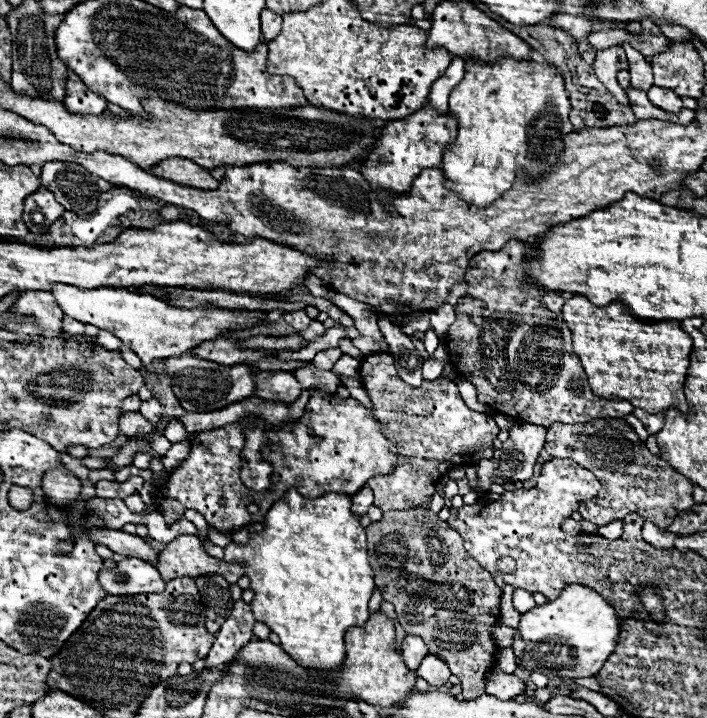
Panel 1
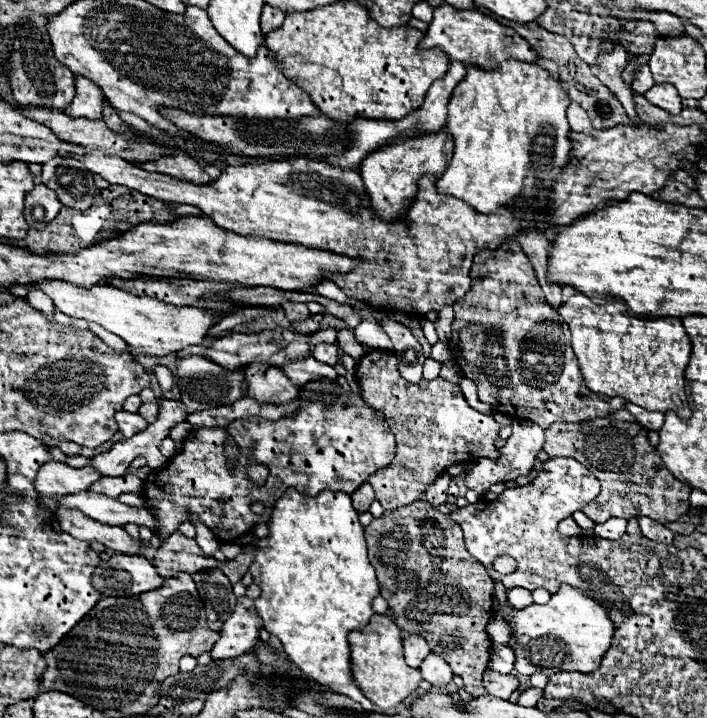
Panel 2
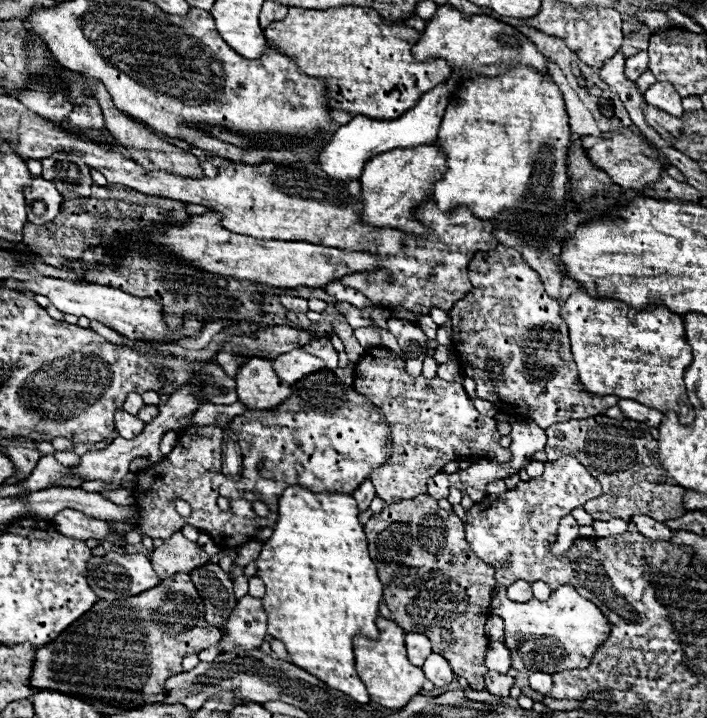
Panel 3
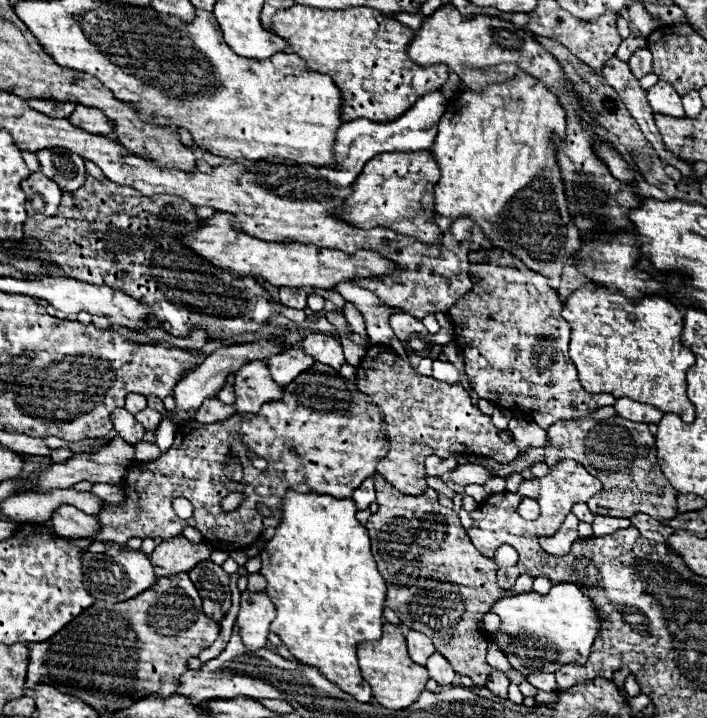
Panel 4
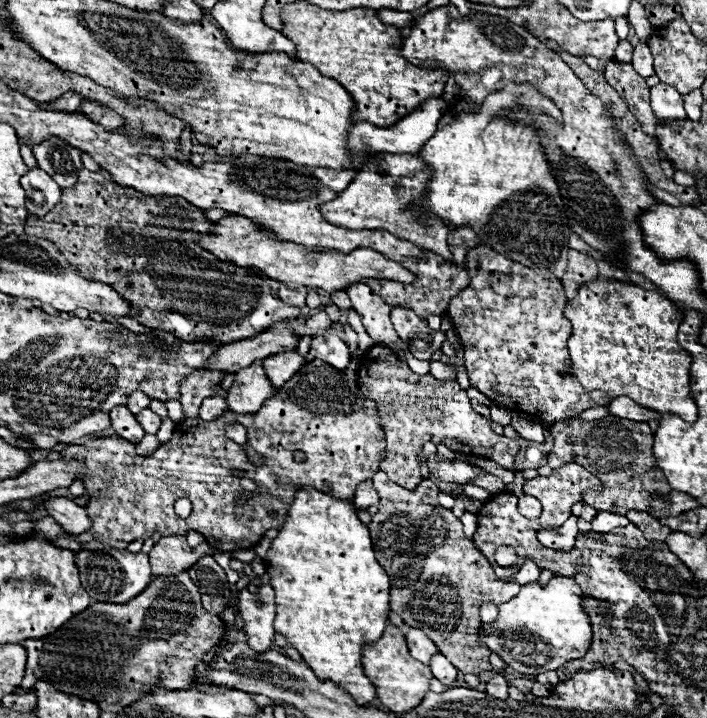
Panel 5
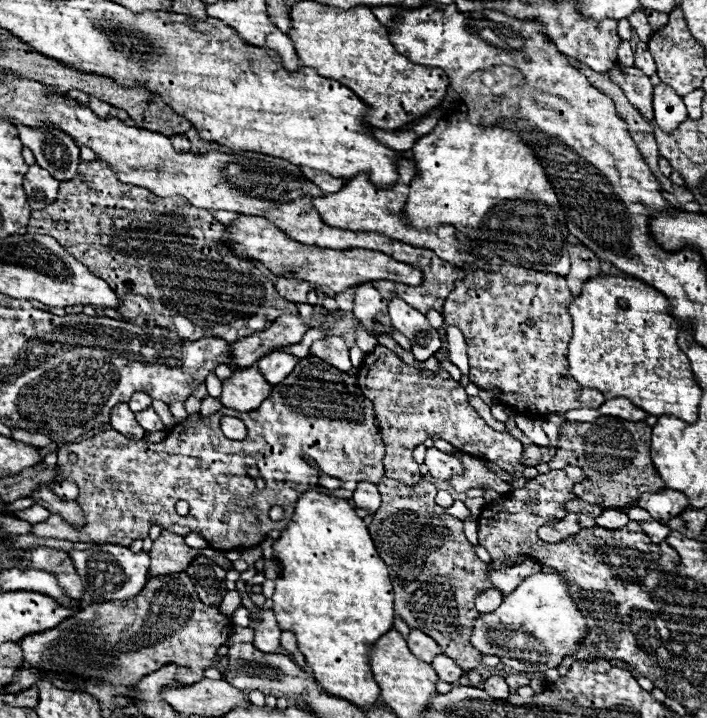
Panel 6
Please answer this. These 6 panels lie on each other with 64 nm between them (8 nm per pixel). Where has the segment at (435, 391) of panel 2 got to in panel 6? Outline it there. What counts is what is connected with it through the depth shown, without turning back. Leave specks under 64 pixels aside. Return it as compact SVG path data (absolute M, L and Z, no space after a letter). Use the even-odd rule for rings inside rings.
M376 346L362 362L358 374L358 386L362 394L374 402L376 422L382 432L382 440L386 444L384 468L388 478L406 484L420 482L418 466L414 466L412 460L412 450L418 444L422 444L426 438L432 440L442 438L460 452L478 458L482 456L484 462L498 464L504 472L512 474L514 480L524 474L526 466L522 464L522 452L524 452L522 442L508 432L492 430L470 406L464 388L444 369L441 368L437 374L429 370L418 370L414 366L404 364L396 352L384 346ZM406 380L412 380L412 390L410 384L406 384Z

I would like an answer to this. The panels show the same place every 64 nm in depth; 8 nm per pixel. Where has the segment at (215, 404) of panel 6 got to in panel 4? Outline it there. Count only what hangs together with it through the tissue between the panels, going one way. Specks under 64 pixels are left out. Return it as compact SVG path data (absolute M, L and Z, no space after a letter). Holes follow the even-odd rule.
M208 398L202 402L202 406L196 412L196 420L200 420L202 424L208 422L216 422L216 420L224 420L228 416L232 416L236 410L232 408L232 404L224 404L216 398Z

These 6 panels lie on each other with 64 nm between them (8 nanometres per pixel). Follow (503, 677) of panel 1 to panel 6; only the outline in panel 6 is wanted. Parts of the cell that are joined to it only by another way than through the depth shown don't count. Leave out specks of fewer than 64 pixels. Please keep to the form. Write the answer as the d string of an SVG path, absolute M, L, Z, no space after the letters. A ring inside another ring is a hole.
M490 676L490 678L484 682L484 690L486 690L492 698L508 698L508 696L510 696L510 688L508 688L508 684L504 682L502 676Z

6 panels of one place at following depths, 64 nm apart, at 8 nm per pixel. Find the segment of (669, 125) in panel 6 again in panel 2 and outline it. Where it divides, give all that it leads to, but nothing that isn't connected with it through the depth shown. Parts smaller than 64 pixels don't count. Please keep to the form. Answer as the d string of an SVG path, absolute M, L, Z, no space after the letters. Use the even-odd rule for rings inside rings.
M654 84L646 94L646 100L656 104L658 108L664 108L666 112L672 114L680 114L682 112L682 104L680 104L680 96L676 96L676 88L672 88L670 84Z

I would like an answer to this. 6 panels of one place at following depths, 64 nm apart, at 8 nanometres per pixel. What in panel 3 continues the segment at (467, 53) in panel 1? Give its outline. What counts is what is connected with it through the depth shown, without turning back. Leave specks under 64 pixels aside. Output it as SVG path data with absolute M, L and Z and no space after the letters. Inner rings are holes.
M450 4L440 6L436 14L426 22L420 40L412 46L412 56L420 62L444 58L452 68L458 68L462 78L496 78L500 76L502 68L516 64L534 66L538 74L548 76L548 58L538 52L538 48L518 28L498 22L490 16L464 16Z

